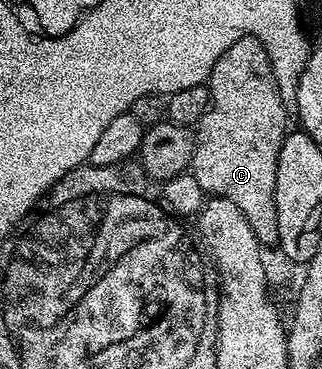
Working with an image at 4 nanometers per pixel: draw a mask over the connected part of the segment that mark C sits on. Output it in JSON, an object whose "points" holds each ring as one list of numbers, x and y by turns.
{"points":[[252,36,233,42,233,46,229,46,229,50,221,54,221,58,217,58,211,71,209,87,211,104,197,125,195,153,191,159,189,172,197,178,201,190,208,197,229,198,229,202,235,203,240,208,241,214,245,214,245,222,249,222,253,234,257,234,260,245,278,245,279,231,277,230,277,202,275,201,277,154,281,154,283,139,287,137,289,131,288,105,277,86,273,66,261,42]]}

